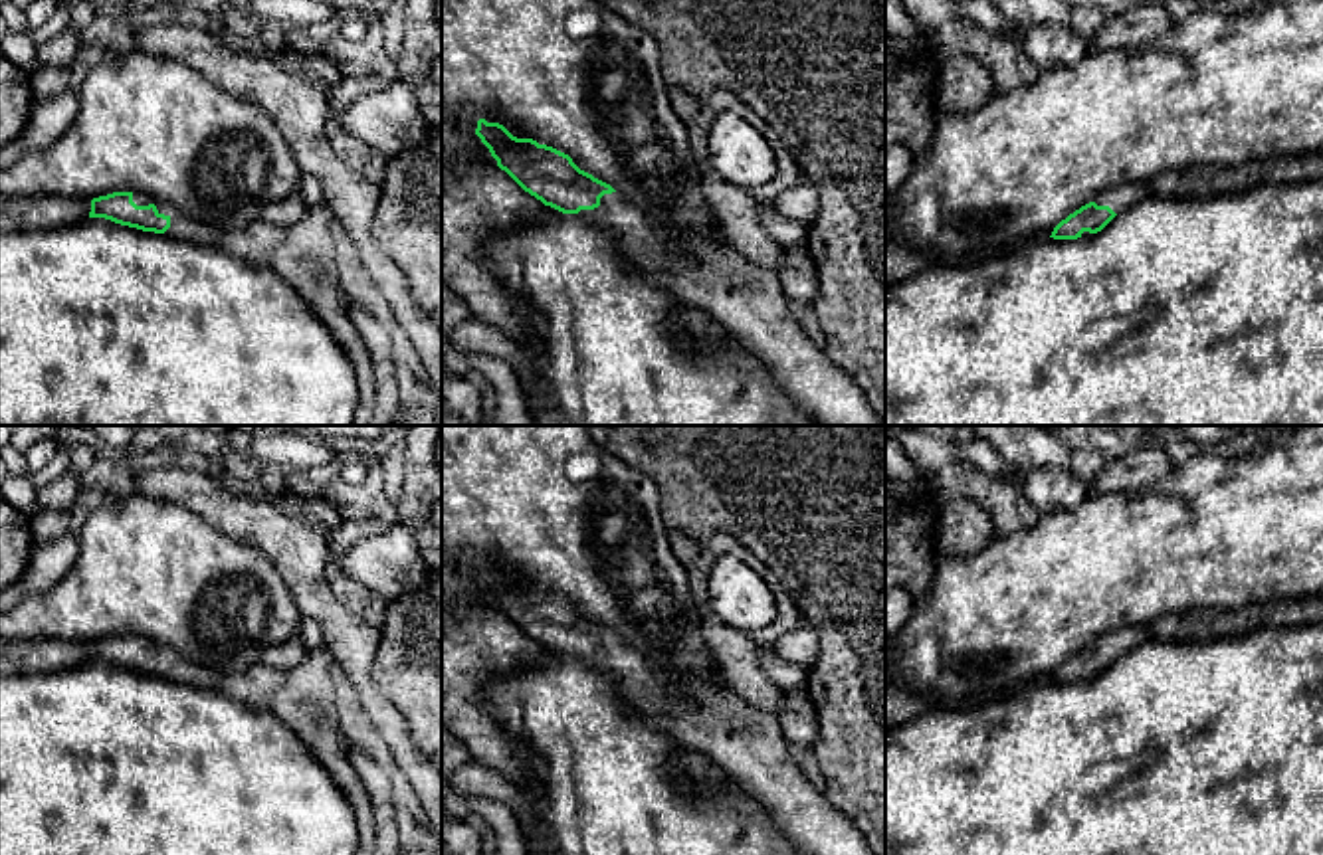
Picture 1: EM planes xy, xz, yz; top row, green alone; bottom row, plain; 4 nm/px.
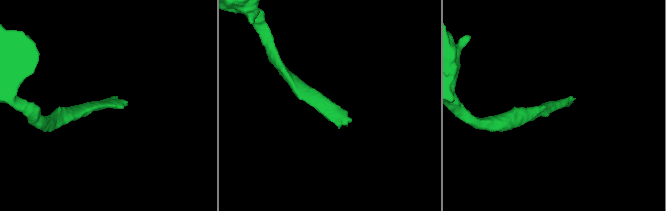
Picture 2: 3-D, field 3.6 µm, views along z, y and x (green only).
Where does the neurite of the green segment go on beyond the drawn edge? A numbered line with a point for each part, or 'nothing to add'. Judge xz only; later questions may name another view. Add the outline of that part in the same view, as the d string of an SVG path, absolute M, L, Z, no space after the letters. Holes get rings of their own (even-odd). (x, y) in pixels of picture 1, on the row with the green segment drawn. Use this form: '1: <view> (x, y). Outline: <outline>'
1: xz (747, 299). Outline: M620 192L604 194L598 208L576 216L612 234L622 257L679 303L705 311L770 370L794 406L818 426L883 426L864 390L798 325L774 269L705 230L663 232ZM677 243L689 267L673 261Z

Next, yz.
1: yz (1118, 198). Outline: M1119 184L1101 192L1093 202L1097 206L1109 206L1115 214L1119 214L1149 196L1153 194L1147 184Z

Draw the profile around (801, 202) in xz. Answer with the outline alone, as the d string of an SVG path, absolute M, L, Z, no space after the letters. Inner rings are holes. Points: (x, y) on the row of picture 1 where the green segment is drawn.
M800 182L782 190L770 206L786 220L812 224L820 208L820 194L812 184Z

